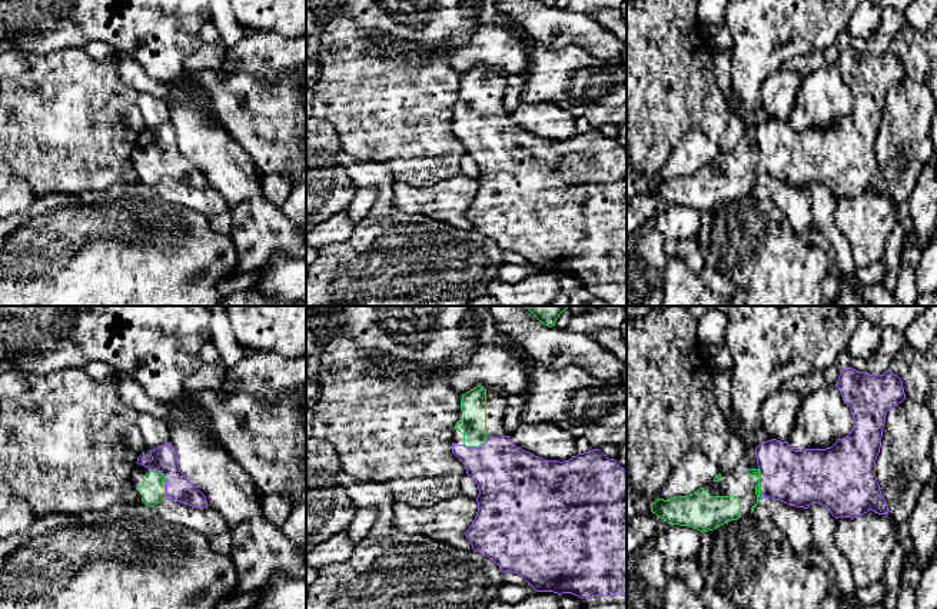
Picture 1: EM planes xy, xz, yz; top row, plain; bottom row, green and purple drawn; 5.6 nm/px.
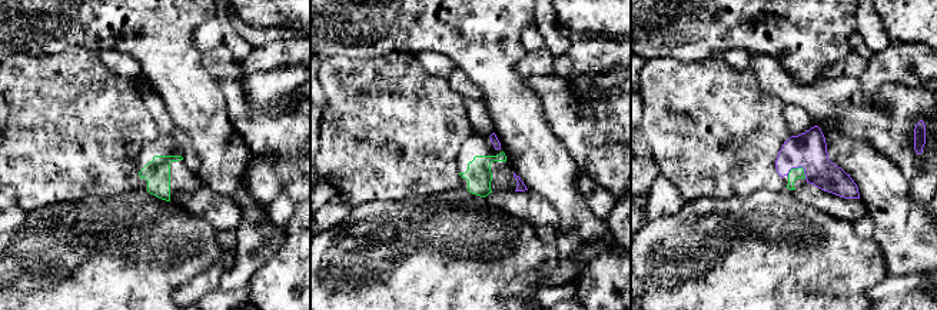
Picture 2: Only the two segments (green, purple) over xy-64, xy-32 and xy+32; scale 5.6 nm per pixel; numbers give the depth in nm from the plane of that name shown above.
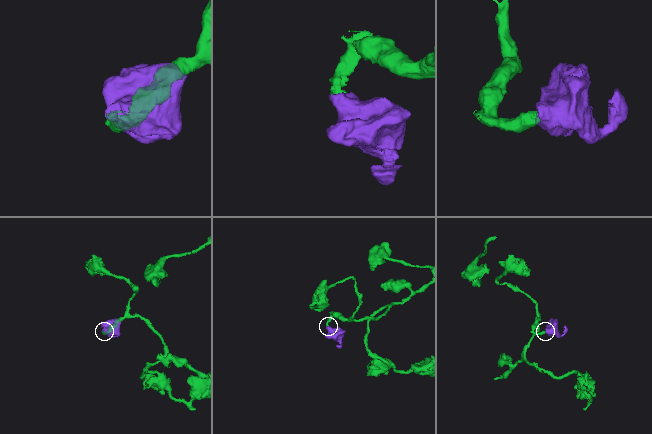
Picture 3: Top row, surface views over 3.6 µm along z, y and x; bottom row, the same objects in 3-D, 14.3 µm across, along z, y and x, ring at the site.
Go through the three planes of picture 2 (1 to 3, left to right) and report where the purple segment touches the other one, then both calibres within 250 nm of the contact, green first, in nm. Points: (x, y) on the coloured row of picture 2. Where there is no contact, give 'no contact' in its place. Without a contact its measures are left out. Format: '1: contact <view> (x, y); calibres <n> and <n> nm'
1: no contact
2: no contact
3: contact xy+32 (796, 169); calibres 60 and 200 nm

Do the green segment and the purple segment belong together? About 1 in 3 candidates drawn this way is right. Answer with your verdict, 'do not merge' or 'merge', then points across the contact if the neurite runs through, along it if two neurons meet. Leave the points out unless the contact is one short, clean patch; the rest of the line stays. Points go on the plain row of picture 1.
merge | across xy (153, 167), (165, 160), (179, 167)

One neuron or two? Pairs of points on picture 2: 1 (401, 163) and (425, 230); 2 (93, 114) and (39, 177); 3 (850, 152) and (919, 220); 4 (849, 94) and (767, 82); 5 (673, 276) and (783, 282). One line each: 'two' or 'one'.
1: two
2: one
3: one
4: one
5: one

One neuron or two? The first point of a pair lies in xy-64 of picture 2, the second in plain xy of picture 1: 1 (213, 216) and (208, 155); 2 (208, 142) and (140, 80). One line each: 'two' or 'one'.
1: two
2: two

